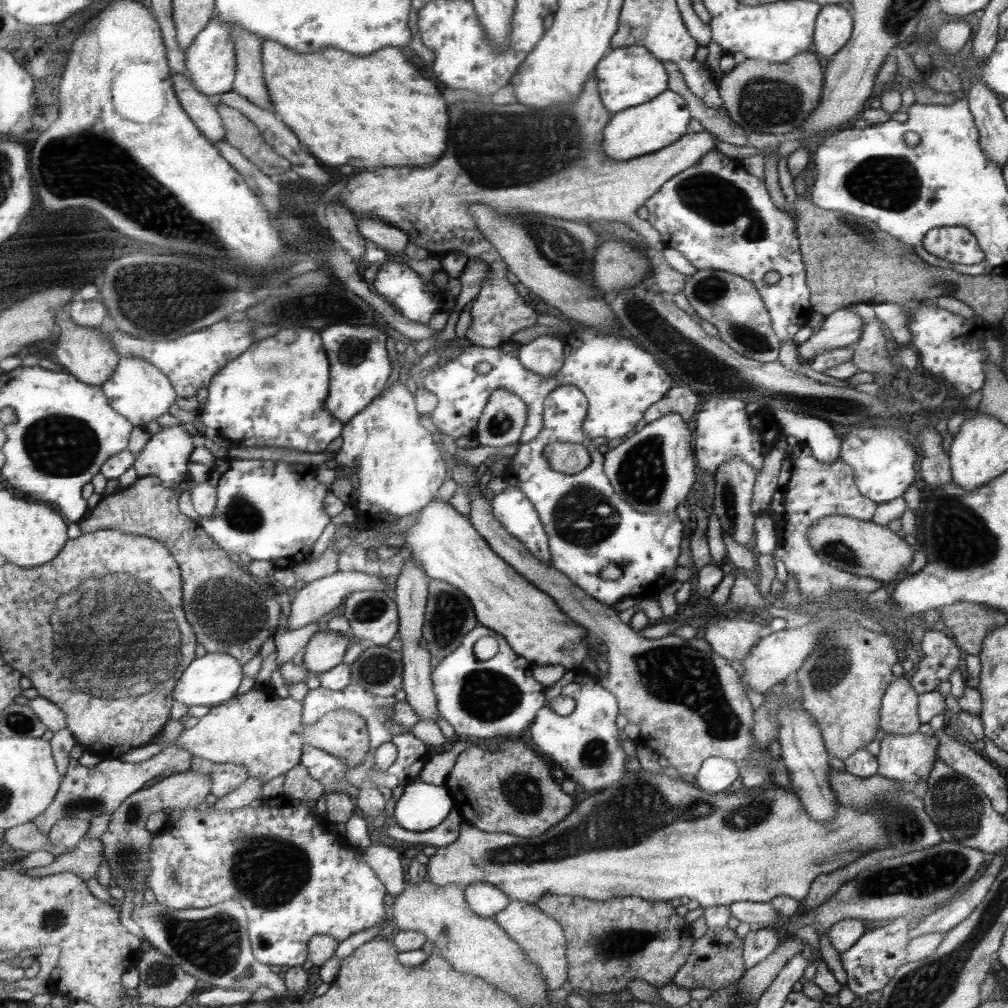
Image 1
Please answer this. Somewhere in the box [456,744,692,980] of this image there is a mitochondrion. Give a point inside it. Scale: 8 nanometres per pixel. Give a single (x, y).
(618, 942)

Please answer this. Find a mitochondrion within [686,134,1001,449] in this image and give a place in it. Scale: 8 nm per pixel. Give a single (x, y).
(890, 183)

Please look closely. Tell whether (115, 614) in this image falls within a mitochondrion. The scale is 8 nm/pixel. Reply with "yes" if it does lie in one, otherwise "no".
yes

